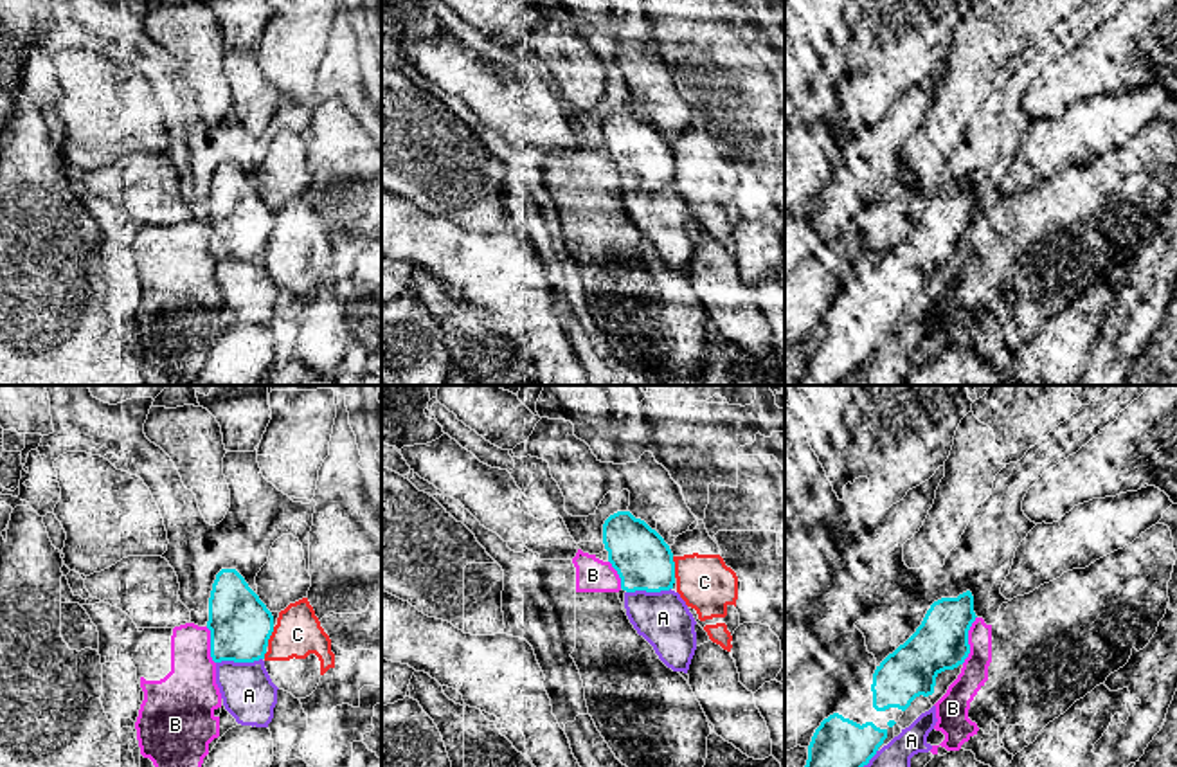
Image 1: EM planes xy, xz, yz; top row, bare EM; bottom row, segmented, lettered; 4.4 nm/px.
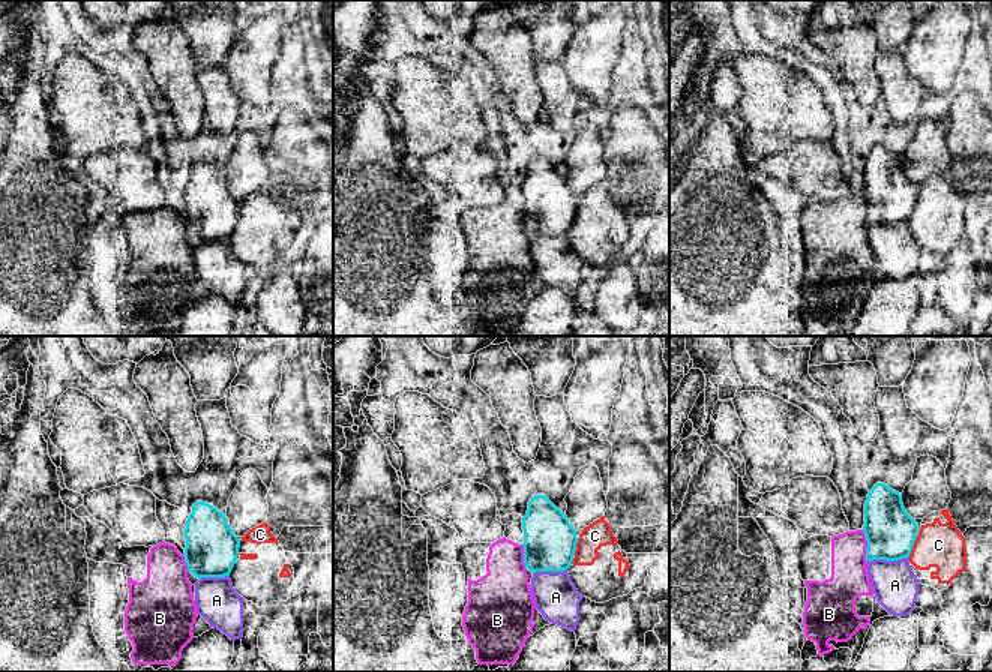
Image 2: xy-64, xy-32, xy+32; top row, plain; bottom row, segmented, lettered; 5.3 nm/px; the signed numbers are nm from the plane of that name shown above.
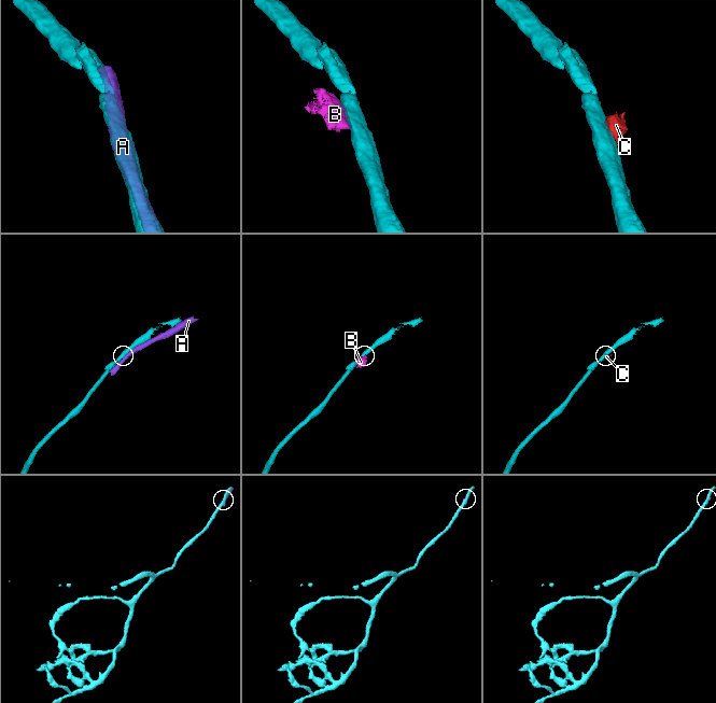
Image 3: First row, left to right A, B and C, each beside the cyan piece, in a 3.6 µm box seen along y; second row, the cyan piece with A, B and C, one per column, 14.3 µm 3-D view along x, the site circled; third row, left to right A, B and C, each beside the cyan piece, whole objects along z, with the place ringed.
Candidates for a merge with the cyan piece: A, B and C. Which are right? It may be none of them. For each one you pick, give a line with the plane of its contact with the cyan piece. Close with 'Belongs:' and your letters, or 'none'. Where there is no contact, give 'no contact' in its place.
Belongs: none

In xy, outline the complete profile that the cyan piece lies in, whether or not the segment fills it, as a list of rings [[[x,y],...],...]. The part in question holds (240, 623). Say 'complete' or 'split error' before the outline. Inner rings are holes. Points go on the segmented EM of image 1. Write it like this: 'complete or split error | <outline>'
complete | [[[221,569],[209,598],[207,628],[214,663],[254,663],[265,659],[274,616],[236,569]]]

